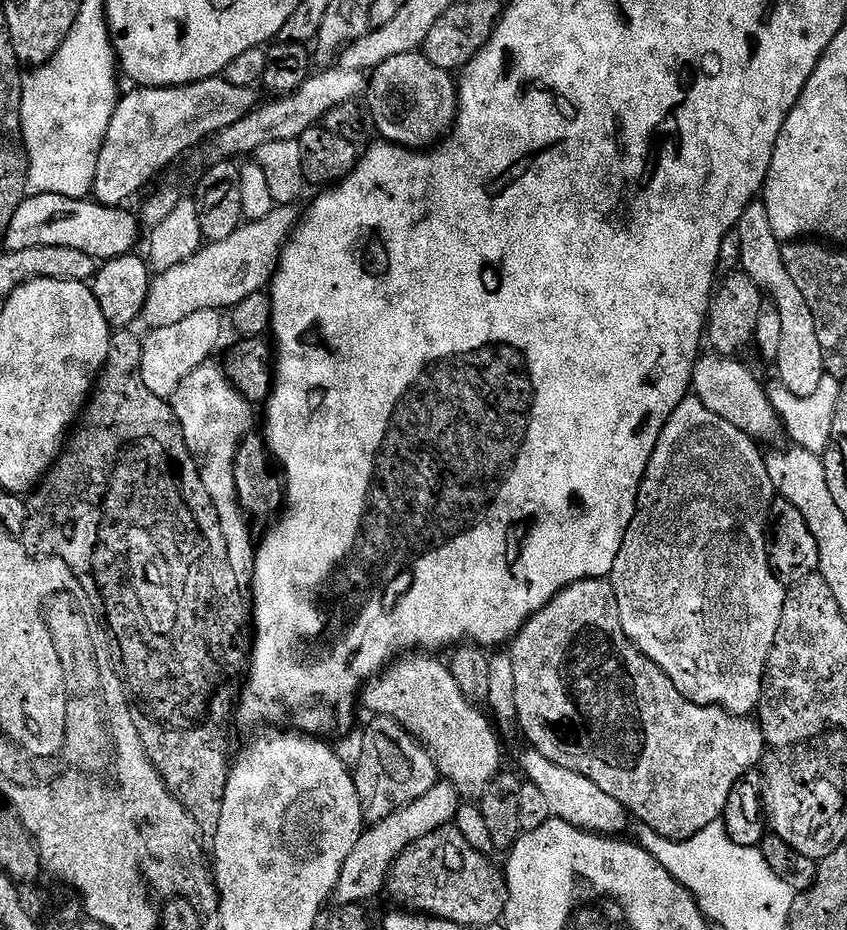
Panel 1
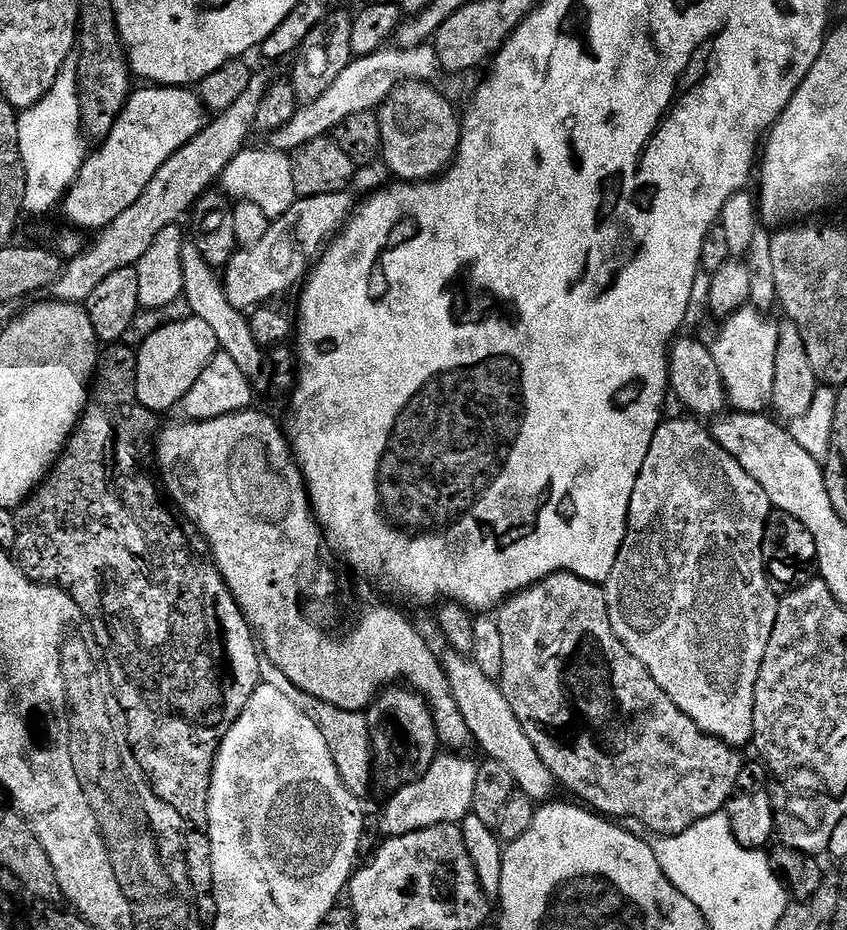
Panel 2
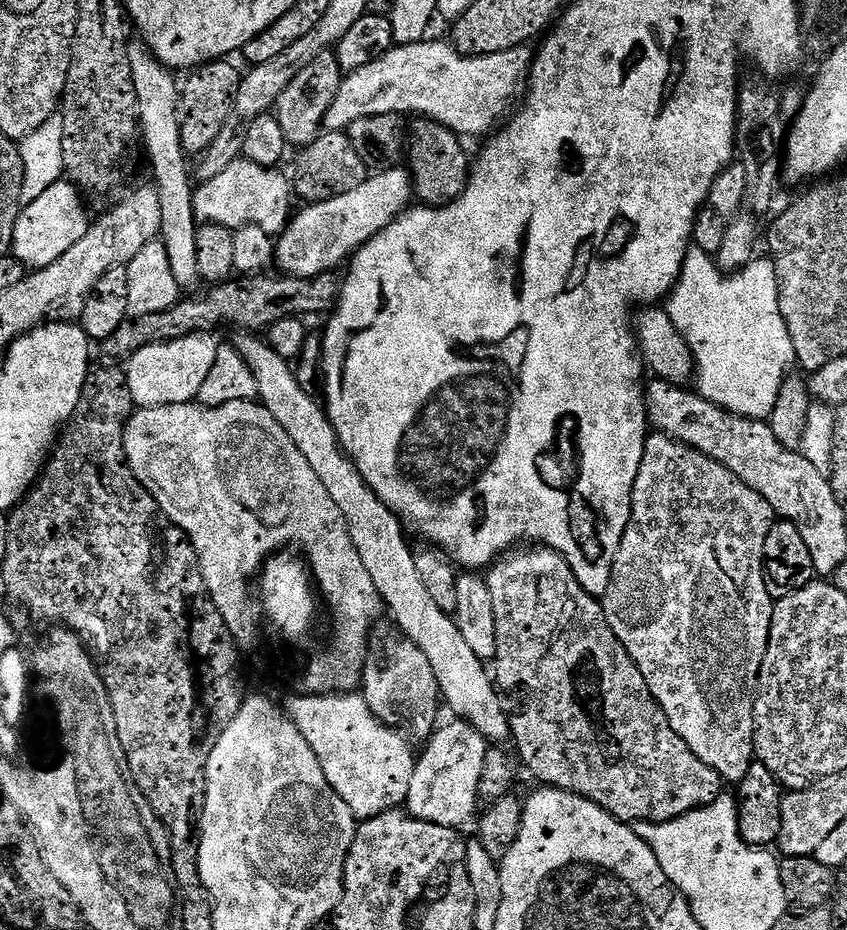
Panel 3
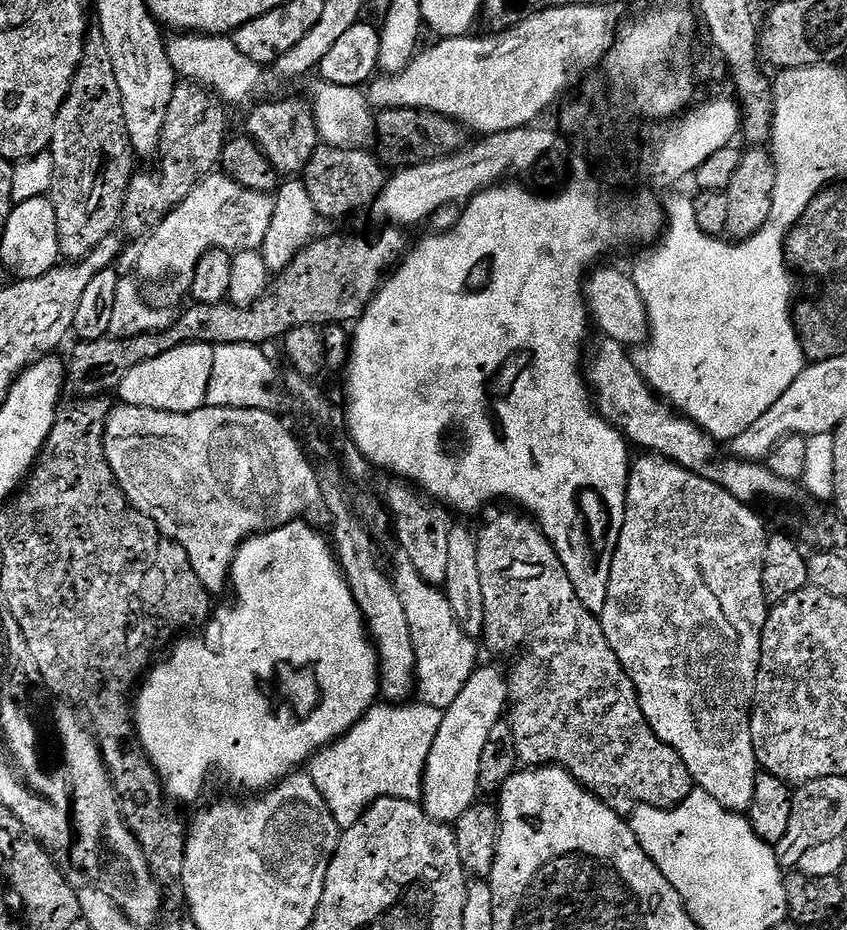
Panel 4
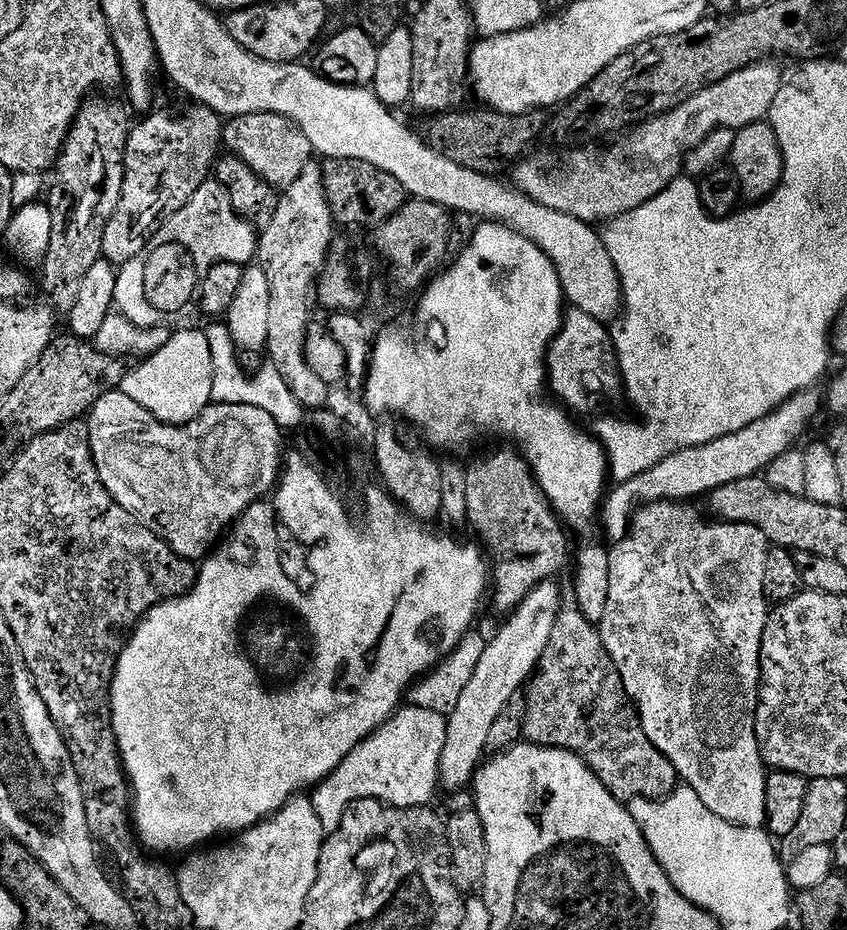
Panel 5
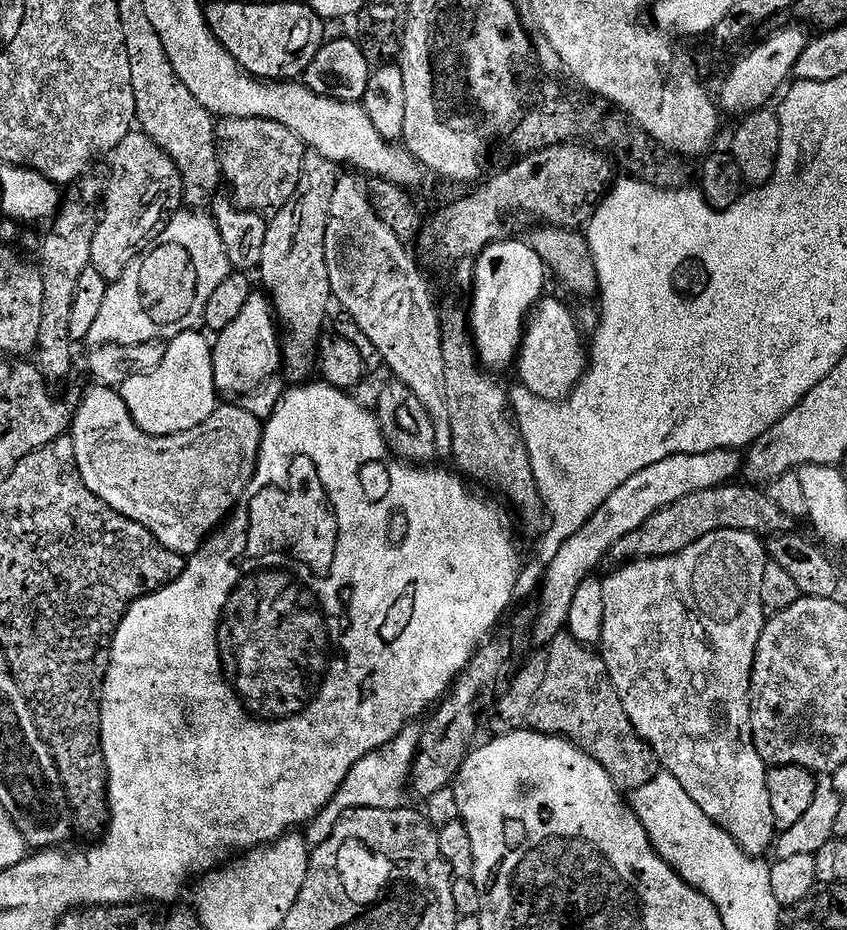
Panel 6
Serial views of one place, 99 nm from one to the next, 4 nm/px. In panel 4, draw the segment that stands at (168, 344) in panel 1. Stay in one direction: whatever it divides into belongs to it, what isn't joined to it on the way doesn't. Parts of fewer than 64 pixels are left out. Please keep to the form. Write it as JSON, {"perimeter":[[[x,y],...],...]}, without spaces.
{"perimeter":[[[185,342],[166,350],[119,377],[121,401],[139,408],[158,408],[168,412],[197,412],[205,407],[212,388],[215,350],[208,342]]]}

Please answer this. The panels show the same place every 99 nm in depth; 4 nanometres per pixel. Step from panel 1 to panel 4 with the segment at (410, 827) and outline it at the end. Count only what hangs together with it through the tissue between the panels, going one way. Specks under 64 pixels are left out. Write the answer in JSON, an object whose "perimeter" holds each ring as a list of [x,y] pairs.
{"perimeter":[[[477,667],[458,694],[454,704],[447,708],[441,729],[430,750],[425,766],[422,807],[431,820],[451,825],[466,810],[477,803],[476,791],[480,788],[480,764],[485,763],[484,751],[490,738],[490,730],[501,723],[510,704],[510,684],[496,668]]]}

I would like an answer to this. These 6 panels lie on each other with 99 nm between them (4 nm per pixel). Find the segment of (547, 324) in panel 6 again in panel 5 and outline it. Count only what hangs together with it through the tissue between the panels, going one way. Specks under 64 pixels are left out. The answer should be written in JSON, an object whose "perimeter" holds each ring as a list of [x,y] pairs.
{"perimeter":[[[569,307],[546,353],[546,380],[551,395],[553,392],[565,409],[576,412],[588,412],[595,404],[621,395],[622,377],[613,352],[611,331],[601,321],[582,314],[582,310]]]}

